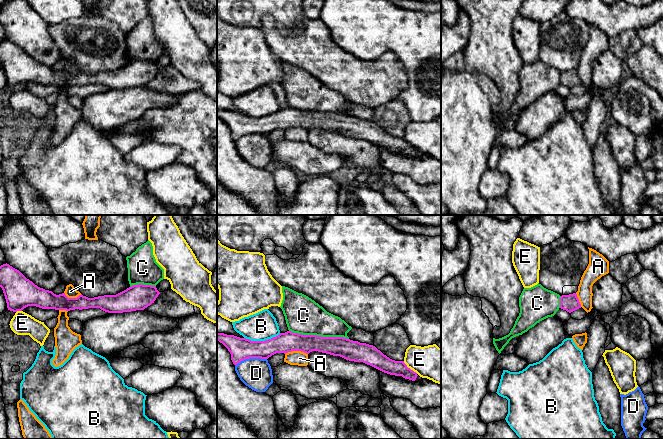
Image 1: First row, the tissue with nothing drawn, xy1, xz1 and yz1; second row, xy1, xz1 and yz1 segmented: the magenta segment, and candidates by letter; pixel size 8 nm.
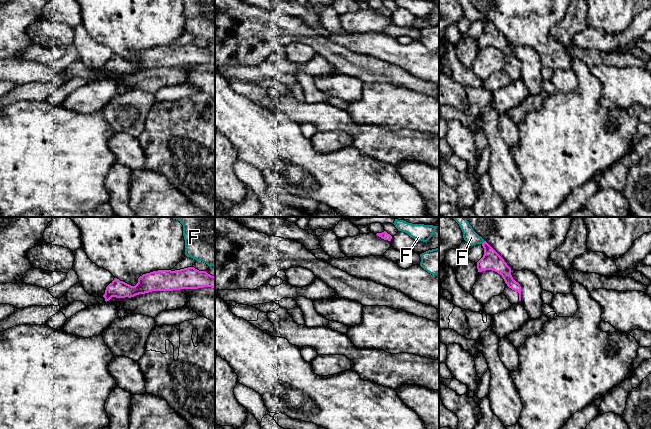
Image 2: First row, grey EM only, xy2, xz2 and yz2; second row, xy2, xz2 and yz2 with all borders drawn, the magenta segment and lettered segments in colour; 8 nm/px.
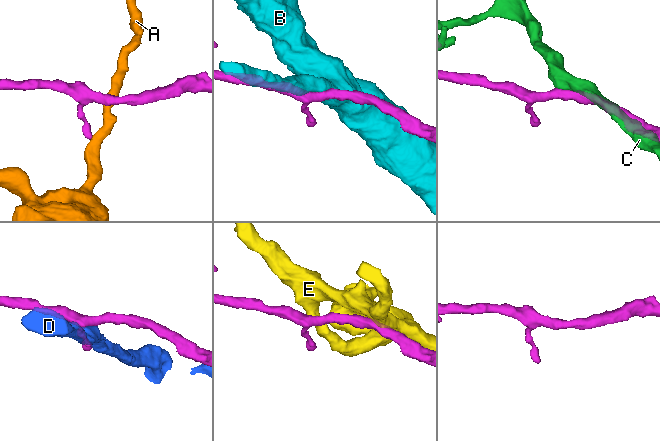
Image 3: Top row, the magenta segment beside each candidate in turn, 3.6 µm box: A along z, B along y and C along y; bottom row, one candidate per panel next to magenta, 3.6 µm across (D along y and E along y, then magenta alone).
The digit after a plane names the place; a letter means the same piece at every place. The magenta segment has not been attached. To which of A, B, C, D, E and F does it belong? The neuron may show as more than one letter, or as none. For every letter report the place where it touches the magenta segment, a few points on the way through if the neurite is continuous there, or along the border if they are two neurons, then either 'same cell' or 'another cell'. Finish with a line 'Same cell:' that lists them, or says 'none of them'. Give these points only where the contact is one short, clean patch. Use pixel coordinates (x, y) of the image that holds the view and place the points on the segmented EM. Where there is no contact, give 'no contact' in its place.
A: contact xz1 (296, 350); border xz1 (307, 353), (292, 351), (285, 354); another cell
B: contact xz1 (262, 341); another cell
C: contact xz1 (319, 336); another cell
D: contact xz1 (250, 357); another cell
E: contact xz1 (409, 368); another cell
F: contact yz2 (483, 243); another cell
Same cell: none of them

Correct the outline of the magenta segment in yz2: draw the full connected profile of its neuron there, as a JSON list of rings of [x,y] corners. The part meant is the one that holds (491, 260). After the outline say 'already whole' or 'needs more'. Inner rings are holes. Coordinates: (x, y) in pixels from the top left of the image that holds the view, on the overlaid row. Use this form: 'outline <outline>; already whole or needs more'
outline [[[484,241],[482,246],[484,255],[477,262],[478,272],[492,270],[500,274],[506,283],[503,294],[512,305],[519,303],[521,301],[521,286],[513,279],[511,268],[486,241]]]; needs more

